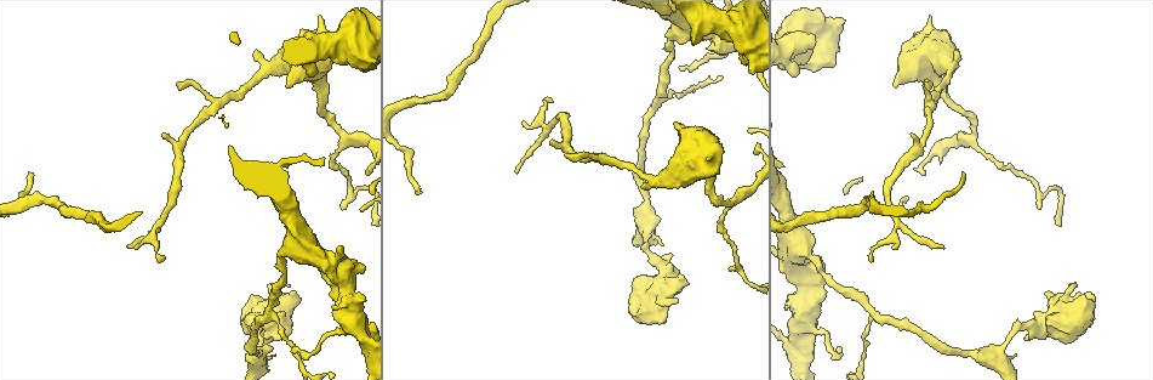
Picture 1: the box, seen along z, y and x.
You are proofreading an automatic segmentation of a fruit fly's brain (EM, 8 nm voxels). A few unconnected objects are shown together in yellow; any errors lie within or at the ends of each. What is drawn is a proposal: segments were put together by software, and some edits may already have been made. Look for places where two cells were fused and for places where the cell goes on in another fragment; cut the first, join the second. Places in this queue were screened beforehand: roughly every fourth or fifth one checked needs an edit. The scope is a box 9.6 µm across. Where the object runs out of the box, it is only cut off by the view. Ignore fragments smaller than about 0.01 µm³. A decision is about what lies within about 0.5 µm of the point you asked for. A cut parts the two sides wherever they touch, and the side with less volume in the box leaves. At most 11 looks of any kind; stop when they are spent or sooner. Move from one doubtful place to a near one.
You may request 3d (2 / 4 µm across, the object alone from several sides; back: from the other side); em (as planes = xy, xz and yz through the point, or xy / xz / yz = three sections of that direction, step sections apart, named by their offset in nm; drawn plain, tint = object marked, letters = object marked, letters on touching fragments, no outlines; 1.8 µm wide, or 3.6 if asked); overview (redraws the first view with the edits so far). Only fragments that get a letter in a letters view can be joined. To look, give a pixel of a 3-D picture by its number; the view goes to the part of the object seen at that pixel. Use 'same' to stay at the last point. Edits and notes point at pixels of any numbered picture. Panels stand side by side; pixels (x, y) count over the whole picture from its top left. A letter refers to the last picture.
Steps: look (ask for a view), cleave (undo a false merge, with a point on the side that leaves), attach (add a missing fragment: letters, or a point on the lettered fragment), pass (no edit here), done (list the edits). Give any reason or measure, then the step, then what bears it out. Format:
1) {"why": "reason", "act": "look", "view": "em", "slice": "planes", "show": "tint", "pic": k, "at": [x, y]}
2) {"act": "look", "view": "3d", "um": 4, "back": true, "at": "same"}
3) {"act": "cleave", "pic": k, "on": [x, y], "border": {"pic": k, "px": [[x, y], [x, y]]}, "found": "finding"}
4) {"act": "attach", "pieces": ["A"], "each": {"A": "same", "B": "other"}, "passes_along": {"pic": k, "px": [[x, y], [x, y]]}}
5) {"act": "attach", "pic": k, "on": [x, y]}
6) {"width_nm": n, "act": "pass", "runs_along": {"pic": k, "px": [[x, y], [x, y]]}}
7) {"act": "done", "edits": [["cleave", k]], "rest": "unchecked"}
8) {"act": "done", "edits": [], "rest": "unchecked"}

{"why": "thick end", "act": "look", "view": "em", "slice": "yz", "step": 16, "show": "tint", "pic": 1, "at": [287, 88]}

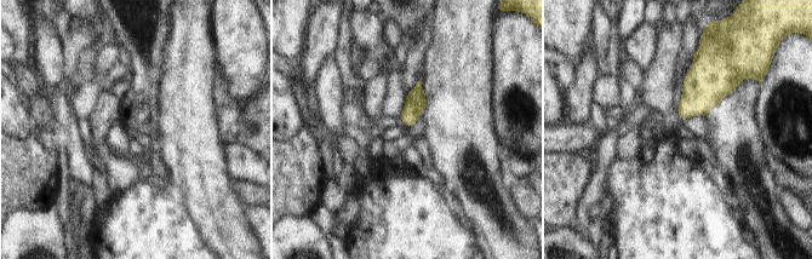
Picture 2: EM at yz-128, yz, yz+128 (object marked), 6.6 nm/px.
{"why": "another direction", "act": "look", "view": "em", "slice": "planes", "show": "letters", "at": "same"}

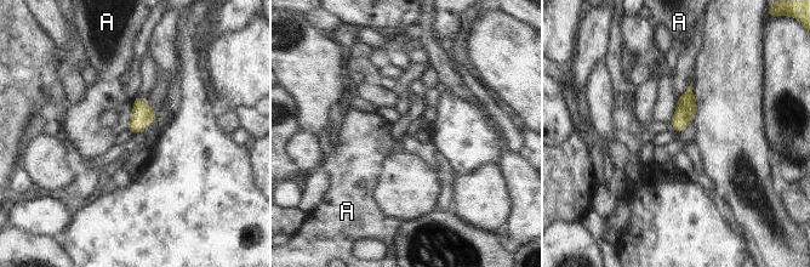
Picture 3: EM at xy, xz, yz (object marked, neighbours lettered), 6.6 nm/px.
{"act": "pass", "each": {"A": "other"}, "found": "no lettered fragment goes on from it"}

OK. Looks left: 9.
{"why": "an open end", "act": "look", "view": "em", "slice": "planes", "show": "letters", "pic": 1, "at": [956, 52]}

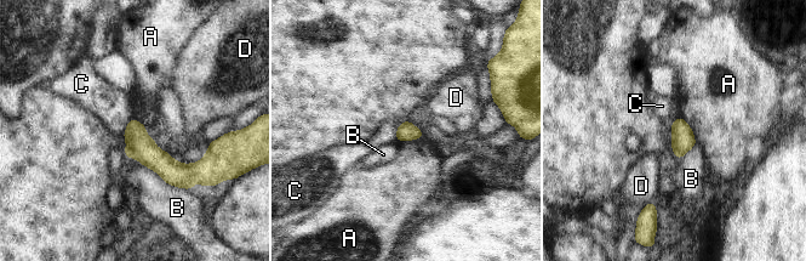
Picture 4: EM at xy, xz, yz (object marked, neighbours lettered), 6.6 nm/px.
{"longest_contact_nm": ["B", 380], "act": "pass", "each": {"A": "other", "B": "other", "C": "other", "D": "other"}, "border": {"pic": 4, "px": [[132, 117], [123, 136]]}, "found": "no lettered fragment goes on from it"}

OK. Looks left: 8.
{"why": "thick end", "act": "look", "view": "3d", "um": 4, "pic": 1, "at": [335, 300]}

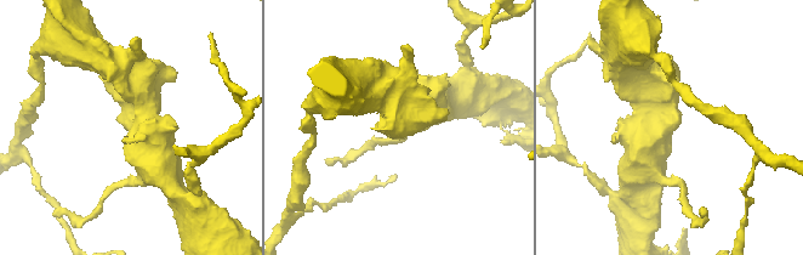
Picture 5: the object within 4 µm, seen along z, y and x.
{"act": "look", "view": "em", "slice": "xy", "step": 16, "show": "tint", "pic": 5, "at": [675, 130]}

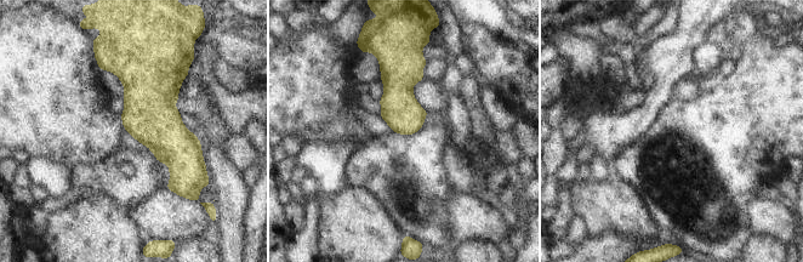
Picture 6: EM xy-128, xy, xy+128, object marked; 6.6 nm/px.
{"why": "cut it another way", "act": "look", "view": "em", "slice": "planes", "show": "letters", "at": "same"}

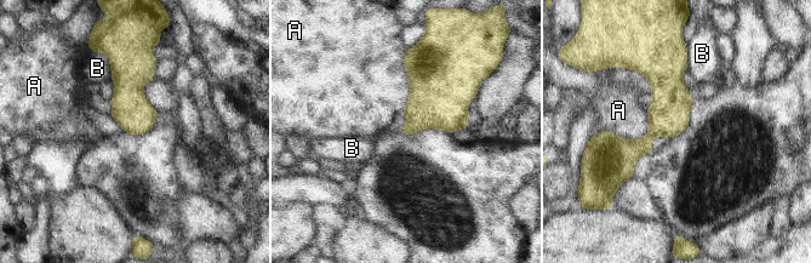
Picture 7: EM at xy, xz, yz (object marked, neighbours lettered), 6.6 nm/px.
{"act": "pass", "each": {"A": "other", "B": "other"}, "border": {"pic": 7, "px": [[647, 107], [640, 138], [594, 135]]}, "found": "no lettered fragment goes on from it"}

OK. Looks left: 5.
{"why": "arms part here", "act": "look", "view": "em", "slice": "planes", "show": "tint", "pic": 1, "at": [648, 220]}

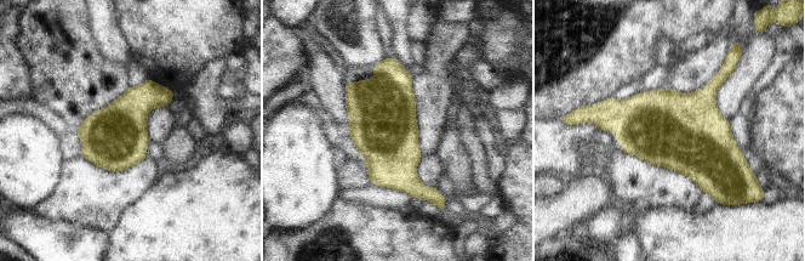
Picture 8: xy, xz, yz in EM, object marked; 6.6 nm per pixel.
{"why": "what lies round it", "act": "look", "view": "em", "slice": "planes", "show": "letters", "at": "same"}

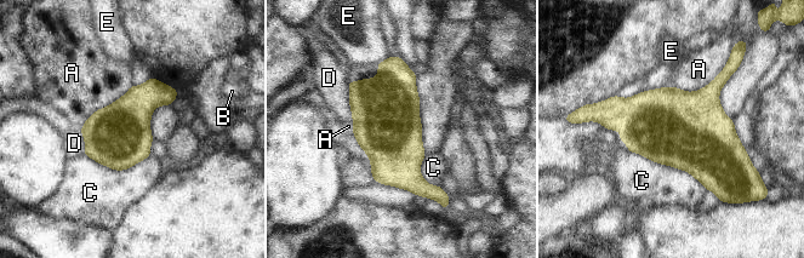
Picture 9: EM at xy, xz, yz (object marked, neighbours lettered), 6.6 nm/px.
{"act": "pass", "each": {"A": "other", "B": "other", "C": "other", "D": "other", "E": "other"}, "found": "continuous, no second cell"}

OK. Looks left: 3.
{"why": "an open end", "act": "look", "view": "3d", "um": 2, "pic": 1, "at": [32, 173]}

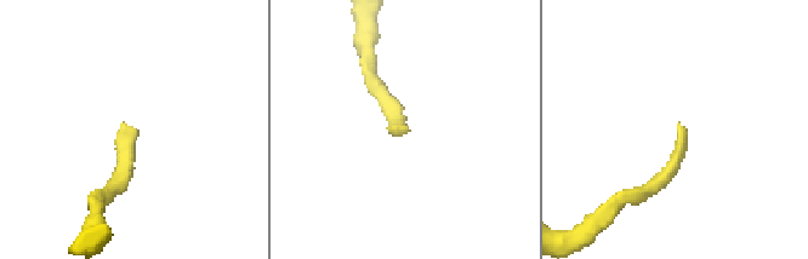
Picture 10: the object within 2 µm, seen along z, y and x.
{"why": "shape alone is not enough", "act": "look", "view": "em", "slice": "planes", "show": "letters", "pic": 10, "at": [678, 123]}

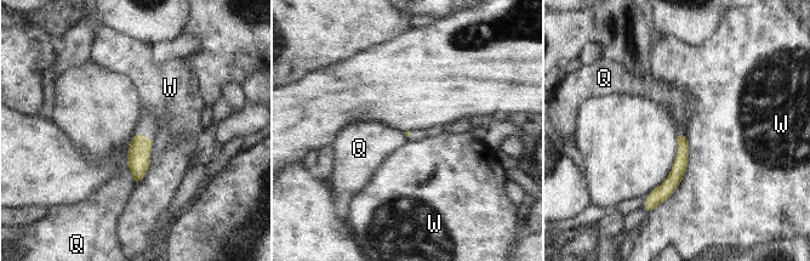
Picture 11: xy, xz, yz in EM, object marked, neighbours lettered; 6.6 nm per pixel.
{"act": "pass", "each": {"Q": "other", "W": "other"}, "border": {"pic": 11, "px": [[126, 160], [133, 183]]}, "found": "no lettered fragment goes on from it"}

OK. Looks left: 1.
{"act": "done", "edits": [], "rest": "unchecked"}

